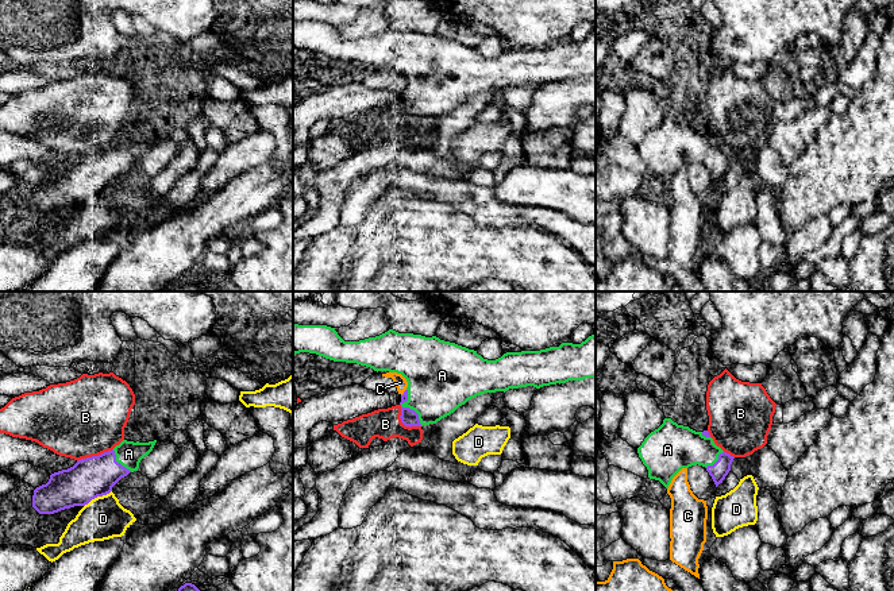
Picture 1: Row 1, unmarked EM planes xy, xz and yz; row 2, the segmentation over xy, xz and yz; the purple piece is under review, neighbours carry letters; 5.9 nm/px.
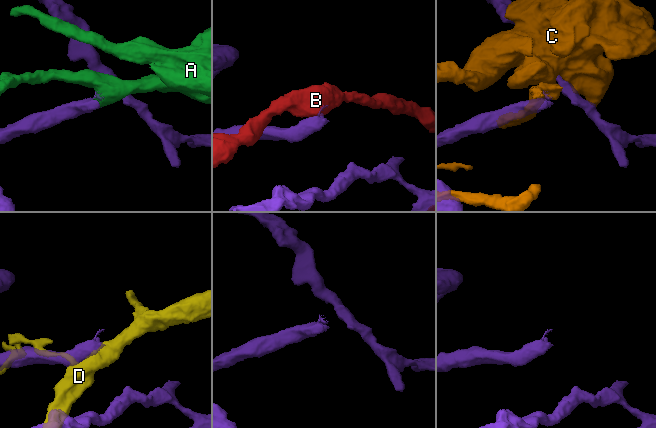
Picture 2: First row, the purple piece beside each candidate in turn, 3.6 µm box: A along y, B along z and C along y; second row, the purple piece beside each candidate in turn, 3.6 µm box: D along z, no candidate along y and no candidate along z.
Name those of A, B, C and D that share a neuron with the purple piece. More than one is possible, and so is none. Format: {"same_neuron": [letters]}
{"same_neuron": ["A"]}

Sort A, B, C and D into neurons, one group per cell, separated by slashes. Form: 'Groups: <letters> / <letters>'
Groups: A / B / C / D

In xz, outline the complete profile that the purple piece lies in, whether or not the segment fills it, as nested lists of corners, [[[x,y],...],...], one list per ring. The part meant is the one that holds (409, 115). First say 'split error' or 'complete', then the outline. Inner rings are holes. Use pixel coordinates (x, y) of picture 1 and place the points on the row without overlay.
split error | [[[293,22],[293,51],[309,50],[334,59],[357,61],[374,69],[401,72],[408,85],[401,93],[401,120],[405,124],[436,121],[469,97],[485,90],[533,84],[566,81],[596,76],[596,31],[581,42],[562,40],[540,49],[506,50],[496,58],[483,57],[474,47],[413,31],[393,27],[359,39],[344,39],[335,26]]]

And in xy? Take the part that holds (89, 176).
split error | [[[123,138],[112,148],[81,157],[73,165],[51,171],[46,182],[34,188],[32,205],[39,212],[54,212],[74,204],[85,204],[92,197],[109,192],[122,175],[138,169],[140,158],[153,148],[155,140],[157,138],[149,140]]]

